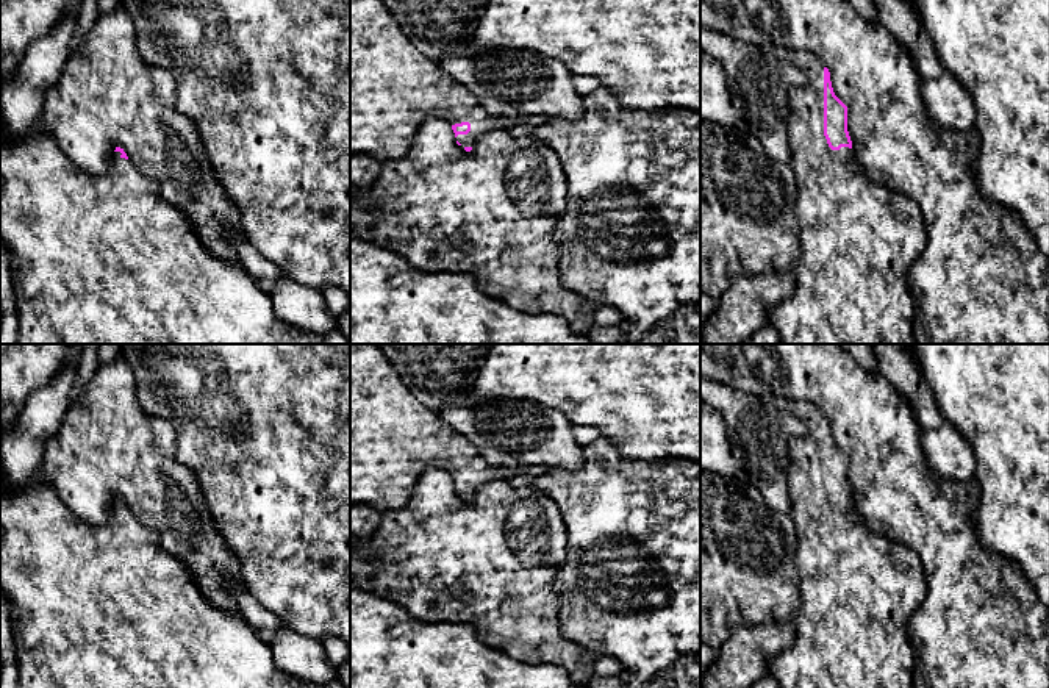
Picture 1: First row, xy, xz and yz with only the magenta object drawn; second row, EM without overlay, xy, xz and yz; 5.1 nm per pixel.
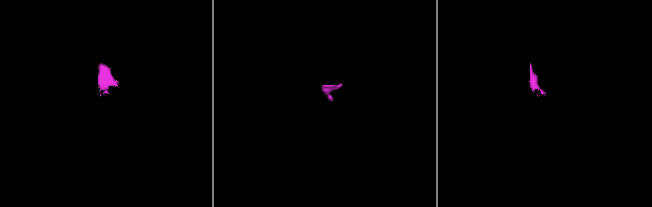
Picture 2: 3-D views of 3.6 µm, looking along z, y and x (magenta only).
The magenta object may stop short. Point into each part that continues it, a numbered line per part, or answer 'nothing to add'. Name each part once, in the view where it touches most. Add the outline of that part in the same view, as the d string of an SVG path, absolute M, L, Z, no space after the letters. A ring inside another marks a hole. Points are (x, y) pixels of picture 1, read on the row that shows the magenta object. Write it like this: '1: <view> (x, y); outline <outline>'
1: yz (859, 240); outline M772 50L807 75L804 86L788 89L788 142L796 175L796 216L800 255L793 269L796 291L768 311L768 324L780 335L780 344L921 344L916 331L918 310L913 305L908 275L927 245L924 219L918 205L861 174L852 149L832 150L824 136L824 64L810 52Z

